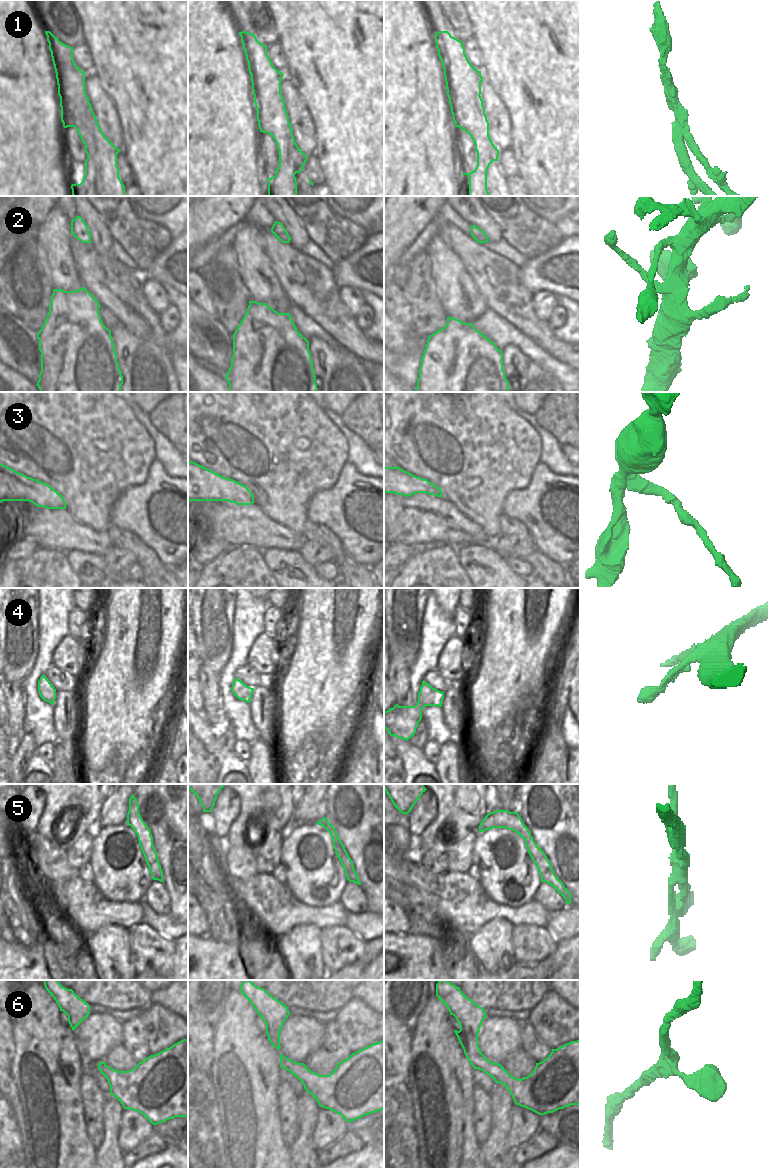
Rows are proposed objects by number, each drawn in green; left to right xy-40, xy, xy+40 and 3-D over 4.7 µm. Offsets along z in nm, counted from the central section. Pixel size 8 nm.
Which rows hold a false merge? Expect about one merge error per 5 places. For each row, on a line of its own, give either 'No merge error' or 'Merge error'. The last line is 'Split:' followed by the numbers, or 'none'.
1: Merge error
2: No merge error
3: Merge error
4: No merge error
5: Merge error
6: No merge error
Split: 1, 3, 5

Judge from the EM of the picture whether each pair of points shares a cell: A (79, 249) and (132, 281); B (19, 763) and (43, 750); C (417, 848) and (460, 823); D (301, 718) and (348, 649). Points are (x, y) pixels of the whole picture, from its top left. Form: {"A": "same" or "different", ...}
{"A": "same", "B": "different", "C": "same", "D": "same"}

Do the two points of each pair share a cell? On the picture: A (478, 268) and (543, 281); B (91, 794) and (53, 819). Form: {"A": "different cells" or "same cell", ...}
{"A": "different cells", "B": "same cell"}

